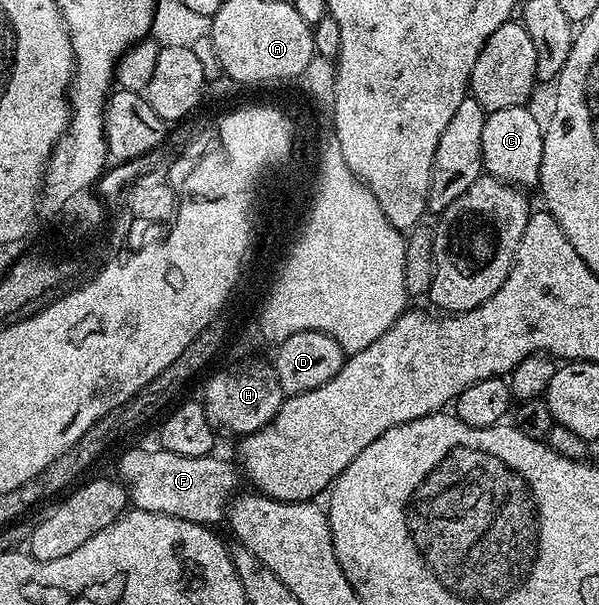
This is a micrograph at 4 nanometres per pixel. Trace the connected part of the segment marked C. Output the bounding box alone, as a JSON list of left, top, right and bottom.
[483,106,543,189]

